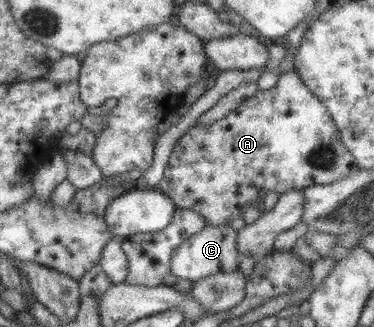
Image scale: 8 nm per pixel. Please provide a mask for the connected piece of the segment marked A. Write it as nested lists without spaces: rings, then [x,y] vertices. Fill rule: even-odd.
[[[291,70],[285,72],[285,74],[280,74],[273,88],[269,88],[264,92],[258,90],[255,95],[241,102],[237,109],[229,112],[225,117],[212,122],[207,127],[197,126],[187,130],[187,132],[175,142],[175,146],[173,146],[172,152],[166,162],[161,180],[157,184],[157,189],[163,194],[166,194],[168,196],[167,198],[170,198],[171,203],[173,203],[175,207],[197,212],[197,214],[207,222],[207,226],[217,226],[223,225],[233,219],[241,218],[247,206],[257,208],[258,204],[261,204],[261,201],[259,202],[257,197],[259,188],[265,188],[267,191],[275,191],[281,194],[292,188],[302,189],[304,186],[331,184],[332,182],[337,182],[345,178],[355,167],[354,158],[347,149],[341,145],[341,141],[339,141],[339,133],[337,133],[337,129],[333,121],[331,121],[329,113],[327,113],[327,108],[317,97],[313,97],[313,94],[309,93],[309,89],[301,83],[301,79],[299,79],[297,72]]]

